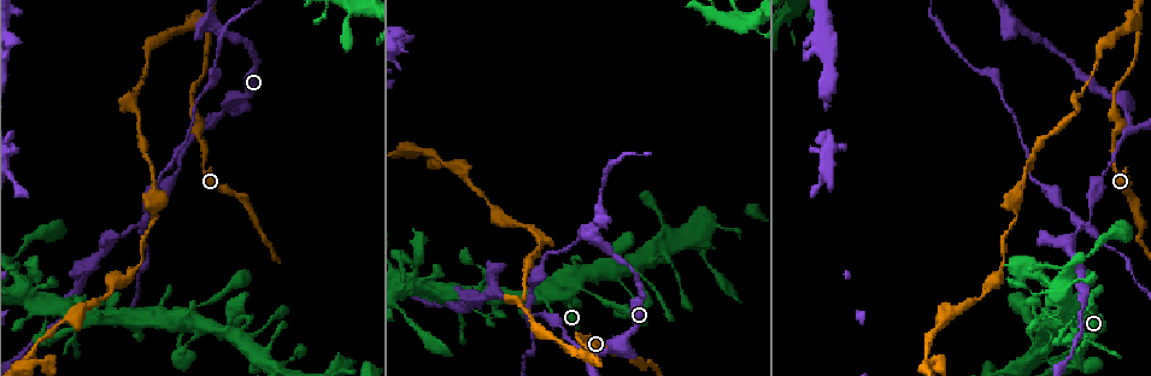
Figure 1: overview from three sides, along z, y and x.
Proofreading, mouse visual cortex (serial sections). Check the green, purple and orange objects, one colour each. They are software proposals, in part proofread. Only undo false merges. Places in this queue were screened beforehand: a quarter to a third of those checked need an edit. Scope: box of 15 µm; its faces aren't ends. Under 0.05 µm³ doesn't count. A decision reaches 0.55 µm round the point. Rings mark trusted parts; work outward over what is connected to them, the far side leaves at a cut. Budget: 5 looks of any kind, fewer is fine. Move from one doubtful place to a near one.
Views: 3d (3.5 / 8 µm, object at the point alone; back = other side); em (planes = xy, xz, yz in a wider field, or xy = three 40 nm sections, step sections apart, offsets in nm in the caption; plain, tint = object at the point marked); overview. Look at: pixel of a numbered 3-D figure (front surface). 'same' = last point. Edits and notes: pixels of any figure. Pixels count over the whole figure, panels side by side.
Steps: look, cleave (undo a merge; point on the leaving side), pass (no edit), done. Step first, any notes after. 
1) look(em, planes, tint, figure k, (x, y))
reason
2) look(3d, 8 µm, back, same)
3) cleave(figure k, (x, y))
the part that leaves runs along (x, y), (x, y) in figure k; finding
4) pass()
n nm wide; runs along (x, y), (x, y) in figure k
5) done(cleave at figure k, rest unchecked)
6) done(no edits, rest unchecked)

look(3d, 3.5 µm, figure 1, (661, 258))
looks like a crossing

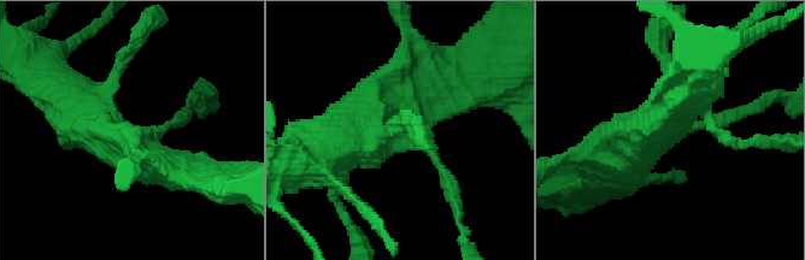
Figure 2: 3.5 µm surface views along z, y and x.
look(em, planes, tint, figure 2, (142, 127))
4 arms; arms of 150, 200, 500, 500 nm

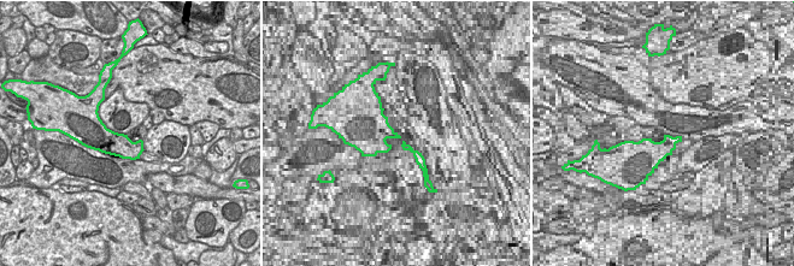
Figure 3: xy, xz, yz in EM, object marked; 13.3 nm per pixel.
pass()
320 nm wide; runs along (83, 105), (160, 172), (212, 179) in figure 2; all the same cell

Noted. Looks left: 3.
look(3d, 3.5 µm, figure 1, (1131, 130))

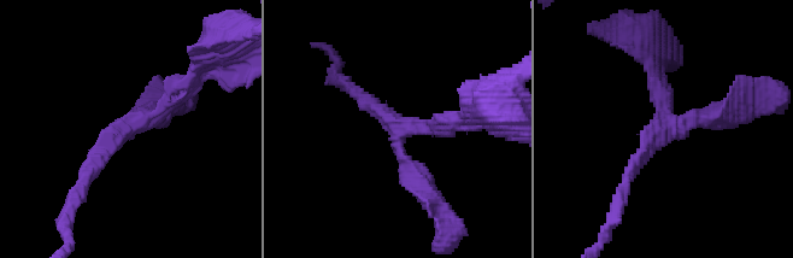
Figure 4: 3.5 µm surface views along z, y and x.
look(em, xy, step 5, tint, figure 4, (661, 123))
3 arms; arms of 200, 250, 250 nm

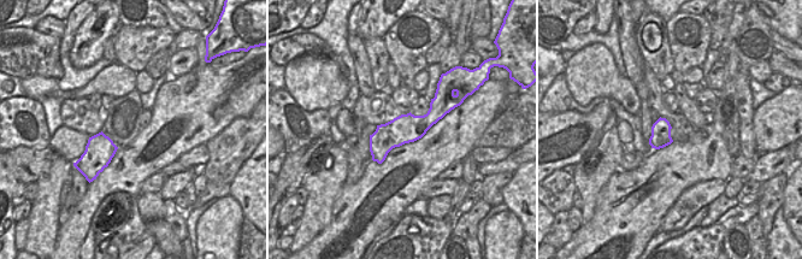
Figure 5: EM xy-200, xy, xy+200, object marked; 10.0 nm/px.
pass()
runs along (191, 77), (83, 185) in figure 4; all the same cell

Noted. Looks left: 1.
done(no edits, rest unchecked)

